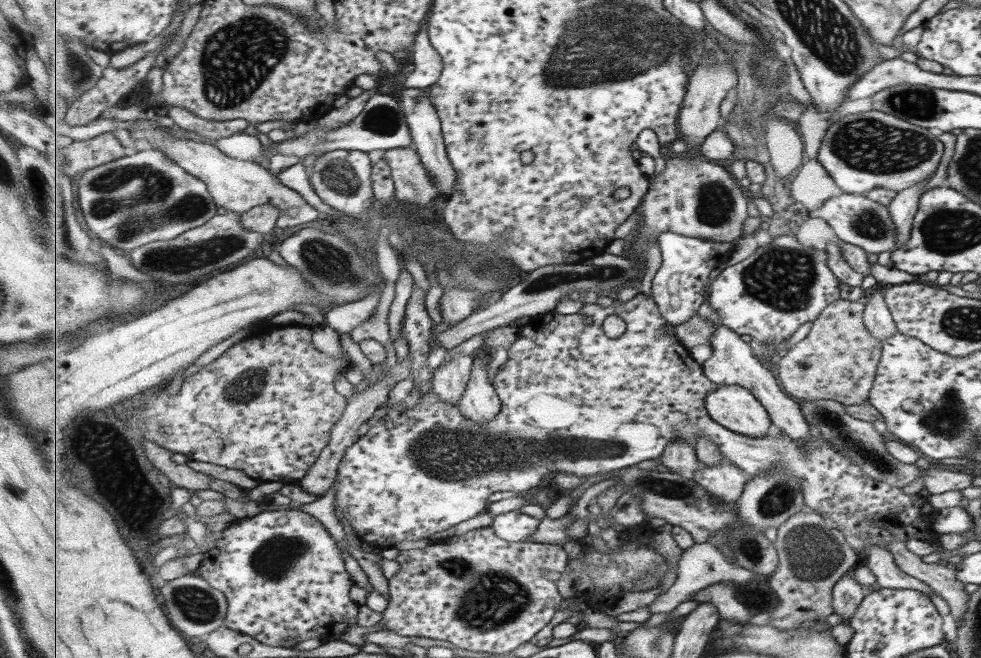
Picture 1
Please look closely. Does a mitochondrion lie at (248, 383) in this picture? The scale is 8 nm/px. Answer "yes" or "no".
yes

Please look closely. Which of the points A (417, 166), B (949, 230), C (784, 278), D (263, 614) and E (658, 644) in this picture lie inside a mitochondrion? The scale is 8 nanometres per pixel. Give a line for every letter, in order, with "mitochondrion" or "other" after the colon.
A: other
B: mitochondrion
C: mitochondrion
D: other
E: mitochondrion

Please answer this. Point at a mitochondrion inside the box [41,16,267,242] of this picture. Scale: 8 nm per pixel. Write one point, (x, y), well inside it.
(72, 59)

